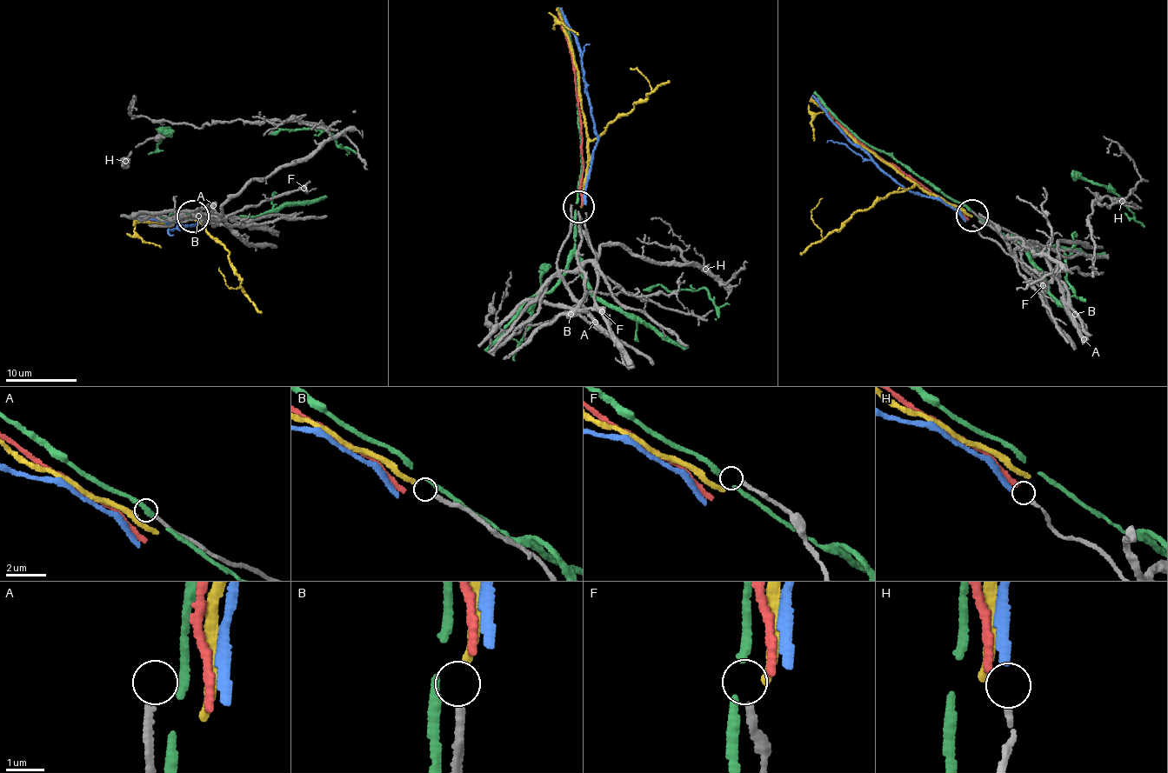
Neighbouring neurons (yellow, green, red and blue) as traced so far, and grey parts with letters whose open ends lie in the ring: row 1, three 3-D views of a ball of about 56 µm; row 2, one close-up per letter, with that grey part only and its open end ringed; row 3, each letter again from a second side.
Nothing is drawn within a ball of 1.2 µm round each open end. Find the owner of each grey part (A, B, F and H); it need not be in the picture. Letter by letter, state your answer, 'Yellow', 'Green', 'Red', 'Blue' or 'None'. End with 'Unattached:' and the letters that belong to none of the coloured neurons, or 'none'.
A: None
B: Yellow
F: None
H: Blue
Unattached: A, F

